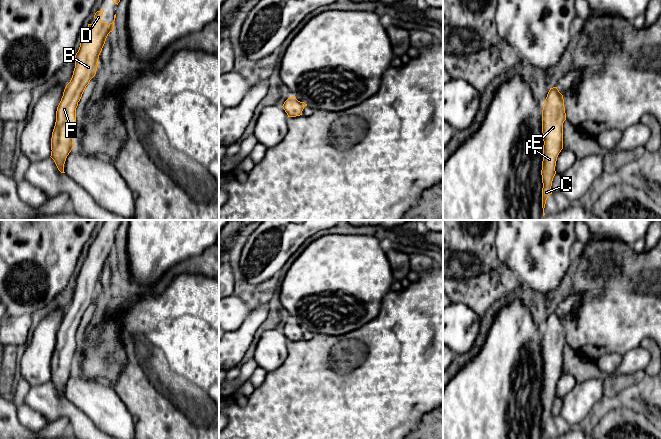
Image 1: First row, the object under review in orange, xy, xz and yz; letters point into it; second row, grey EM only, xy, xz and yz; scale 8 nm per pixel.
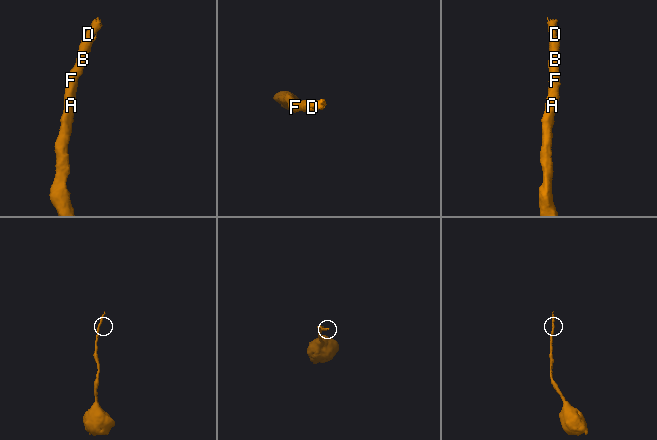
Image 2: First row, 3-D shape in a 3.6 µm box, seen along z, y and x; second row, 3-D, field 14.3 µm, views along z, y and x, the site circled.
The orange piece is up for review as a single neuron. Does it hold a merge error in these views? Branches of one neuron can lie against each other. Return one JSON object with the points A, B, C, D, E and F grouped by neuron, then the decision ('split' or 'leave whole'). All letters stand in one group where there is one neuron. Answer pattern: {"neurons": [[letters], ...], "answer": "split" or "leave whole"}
{"neurons": [["A", "B", "C", "D", "E", "F"]], "answer": "leave whole"}

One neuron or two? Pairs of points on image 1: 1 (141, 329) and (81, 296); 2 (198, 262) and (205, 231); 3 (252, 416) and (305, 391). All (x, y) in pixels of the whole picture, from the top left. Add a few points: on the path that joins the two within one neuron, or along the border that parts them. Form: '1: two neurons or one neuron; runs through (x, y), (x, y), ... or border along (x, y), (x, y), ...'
1: two neurons; border along (98, 290), (93, 300)
2: two neurons; border along (208, 247), (198, 255), (188, 257), (178, 263)
3: one neuron; runs through (265, 416), (280, 416), (292, 404)

